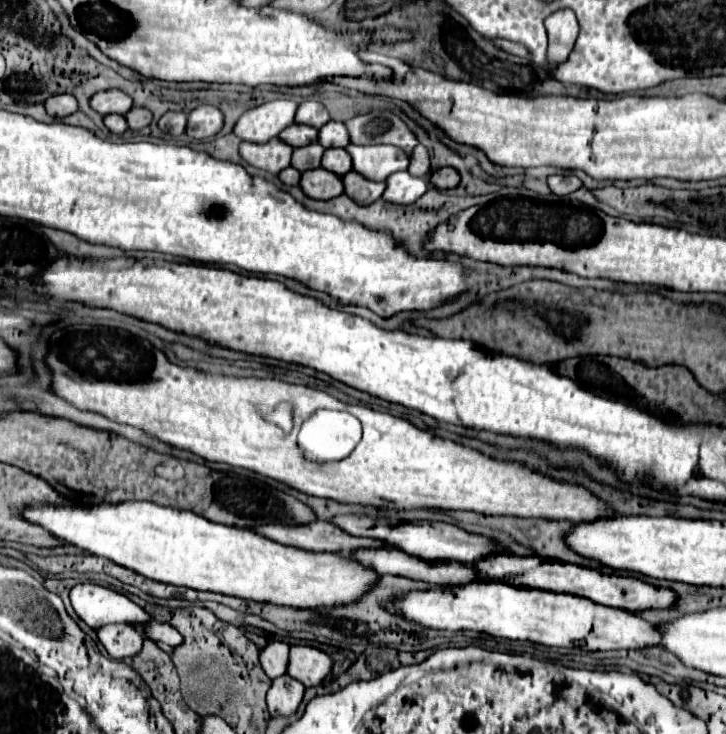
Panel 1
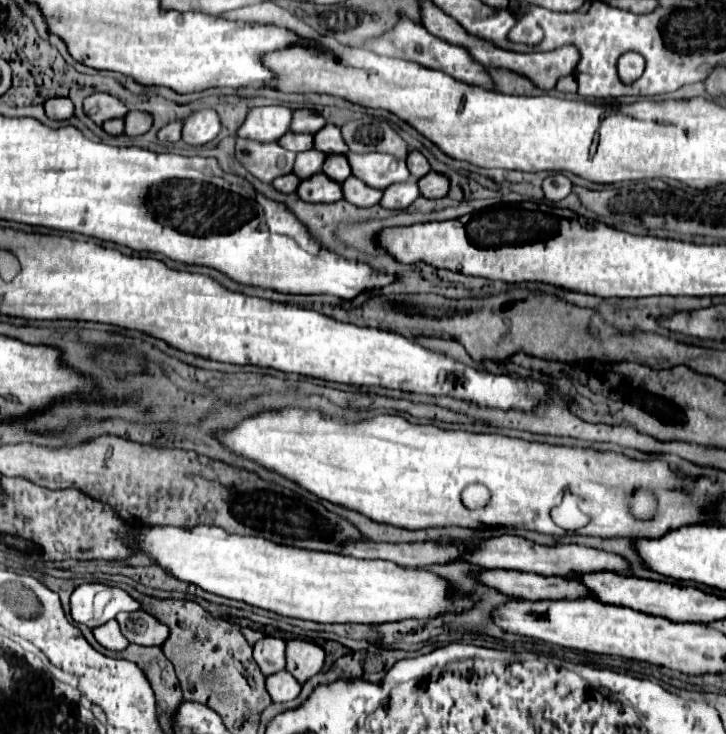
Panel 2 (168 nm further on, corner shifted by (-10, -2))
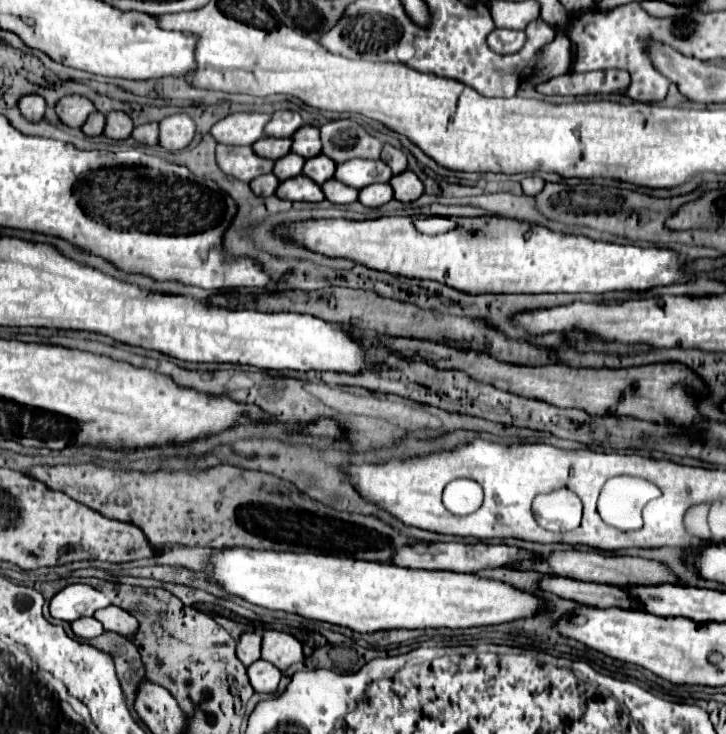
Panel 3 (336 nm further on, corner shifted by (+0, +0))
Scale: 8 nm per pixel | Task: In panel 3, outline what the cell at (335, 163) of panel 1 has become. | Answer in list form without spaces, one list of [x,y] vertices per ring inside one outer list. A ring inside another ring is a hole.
[[[325,154],[313,156],[313,158],[309,158],[305,162],[303,174],[321,186],[329,178],[333,178],[333,174],[335,174],[335,162],[329,156],[325,156]]]

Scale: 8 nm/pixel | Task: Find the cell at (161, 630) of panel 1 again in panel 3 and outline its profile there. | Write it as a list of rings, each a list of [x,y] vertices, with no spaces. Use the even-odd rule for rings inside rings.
[[[109,606],[109,608],[103,608],[101,612],[97,612],[95,616],[105,630],[109,632],[117,632],[125,638],[133,638],[139,630],[139,622],[135,616],[131,616],[127,610],[119,608],[119,606]]]

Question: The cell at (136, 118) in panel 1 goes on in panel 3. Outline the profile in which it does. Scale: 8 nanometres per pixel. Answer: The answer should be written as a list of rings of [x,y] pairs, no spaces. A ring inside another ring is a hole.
[[[109,112],[107,114],[107,124],[105,124],[105,136],[115,138],[115,140],[123,140],[129,138],[133,132],[133,120],[129,114],[125,112]]]

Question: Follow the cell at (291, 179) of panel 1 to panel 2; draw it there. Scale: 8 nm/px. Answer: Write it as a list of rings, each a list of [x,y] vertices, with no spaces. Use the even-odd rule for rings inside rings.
[[[285,174],[285,176],[279,176],[279,178],[273,180],[273,188],[277,192],[283,192],[283,194],[293,194],[297,190],[299,182],[301,180],[295,174]]]

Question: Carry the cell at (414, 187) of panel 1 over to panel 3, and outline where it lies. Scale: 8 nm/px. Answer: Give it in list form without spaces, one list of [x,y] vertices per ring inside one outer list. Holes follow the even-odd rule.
[[[371,184],[369,188],[361,190],[359,202],[369,208],[379,208],[393,200],[393,188],[389,184]]]

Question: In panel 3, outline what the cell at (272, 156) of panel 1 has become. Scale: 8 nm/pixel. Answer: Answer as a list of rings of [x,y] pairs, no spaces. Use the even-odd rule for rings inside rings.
[[[217,144],[217,164],[219,168],[243,182],[251,182],[261,174],[273,172],[273,160],[257,156],[251,146],[231,146]]]

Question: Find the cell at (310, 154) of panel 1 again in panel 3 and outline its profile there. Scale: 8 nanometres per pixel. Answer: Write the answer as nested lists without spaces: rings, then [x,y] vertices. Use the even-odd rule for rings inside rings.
[[[289,154],[289,156],[283,156],[281,160],[275,160],[275,168],[273,168],[273,174],[279,178],[279,180],[287,180],[287,178],[293,178],[293,176],[299,176],[301,170],[303,170],[303,164],[305,164],[305,158],[301,158],[299,154]]]

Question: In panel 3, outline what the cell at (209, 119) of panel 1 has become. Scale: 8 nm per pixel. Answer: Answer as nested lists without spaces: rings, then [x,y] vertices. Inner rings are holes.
[[[175,114],[159,124],[161,134],[159,134],[159,144],[167,150],[183,150],[191,144],[195,136],[195,122],[189,114]]]

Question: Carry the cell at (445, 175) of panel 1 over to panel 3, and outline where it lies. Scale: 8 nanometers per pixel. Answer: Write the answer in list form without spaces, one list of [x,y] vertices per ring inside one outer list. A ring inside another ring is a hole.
[[[405,170],[397,176],[393,176],[393,180],[389,184],[393,186],[395,200],[399,200],[399,202],[413,202],[423,194],[423,182],[411,170]]]

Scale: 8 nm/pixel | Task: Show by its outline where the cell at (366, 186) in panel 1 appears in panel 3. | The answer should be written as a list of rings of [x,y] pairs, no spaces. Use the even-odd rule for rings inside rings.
[[[331,178],[327,180],[323,186],[323,192],[325,192],[325,198],[333,204],[351,204],[351,202],[357,202],[359,198],[359,190],[357,188],[351,188],[351,186],[345,186],[343,182]]]

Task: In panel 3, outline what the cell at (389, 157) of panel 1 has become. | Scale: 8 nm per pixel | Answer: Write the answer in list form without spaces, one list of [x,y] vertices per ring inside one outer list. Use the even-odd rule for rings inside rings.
[[[353,158],[349,162],[337,164],[335,170],[337,180],[357,190],[375,182],[389,182],[391,176],[393,172],[383,160],[365,160],[365,158]]]

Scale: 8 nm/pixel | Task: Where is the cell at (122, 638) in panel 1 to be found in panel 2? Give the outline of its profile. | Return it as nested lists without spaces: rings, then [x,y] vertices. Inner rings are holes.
[[[111,620],[111,622],[105,622],[103,626],[97,626],[93,630],[93,636],[103,648],[109,648],[109,650],[125,650],[129,646],[127,638],[119,632],[117,620]]]

